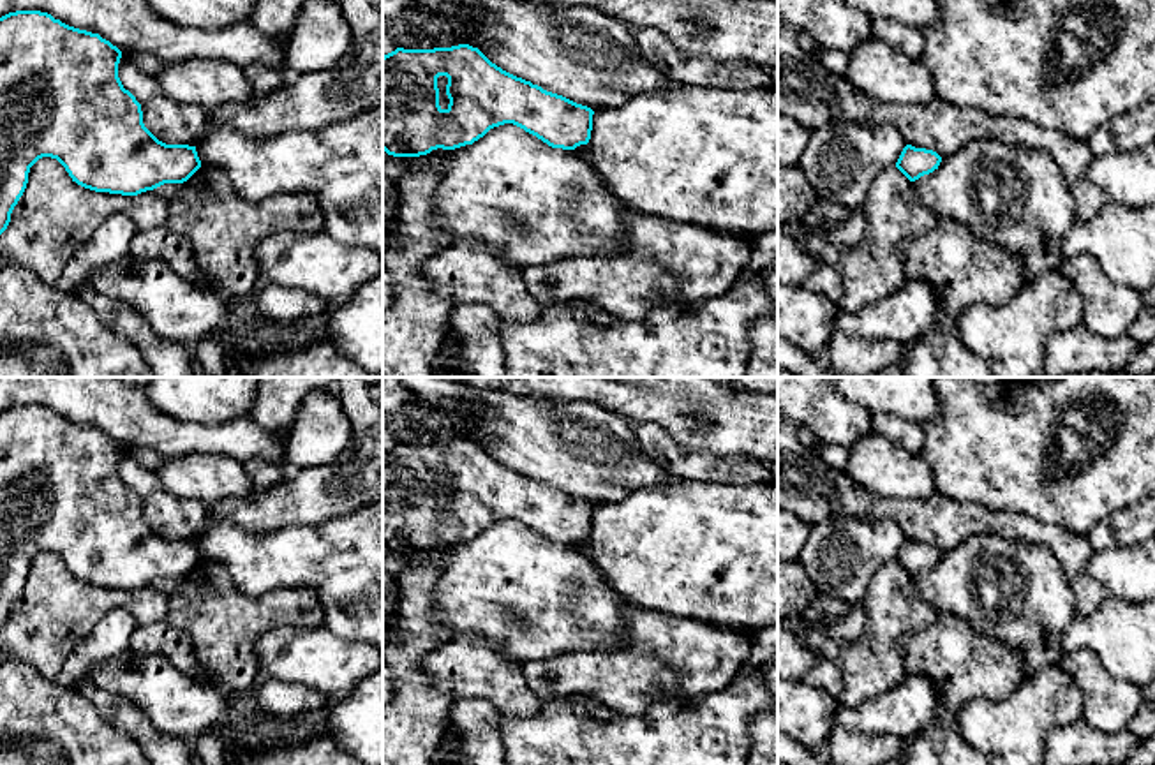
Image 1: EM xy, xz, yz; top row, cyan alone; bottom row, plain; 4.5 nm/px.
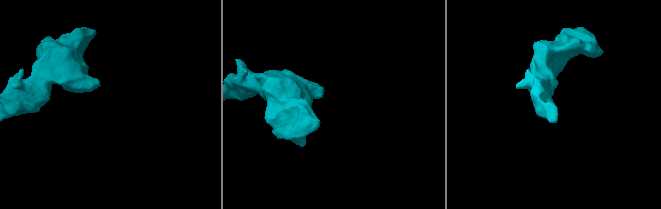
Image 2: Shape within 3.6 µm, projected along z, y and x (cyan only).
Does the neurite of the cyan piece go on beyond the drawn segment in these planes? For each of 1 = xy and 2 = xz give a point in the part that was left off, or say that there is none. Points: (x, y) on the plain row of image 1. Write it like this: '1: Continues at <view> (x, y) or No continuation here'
1: No continuation here
2: No continuation here

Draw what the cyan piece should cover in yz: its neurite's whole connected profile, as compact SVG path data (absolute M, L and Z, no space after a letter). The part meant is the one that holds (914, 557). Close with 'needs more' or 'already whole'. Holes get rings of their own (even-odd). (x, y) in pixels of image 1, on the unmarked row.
M906 539L896 557L896 562L910 575L915 576L924 569L938 564L942 552L926 543Z; already whole

